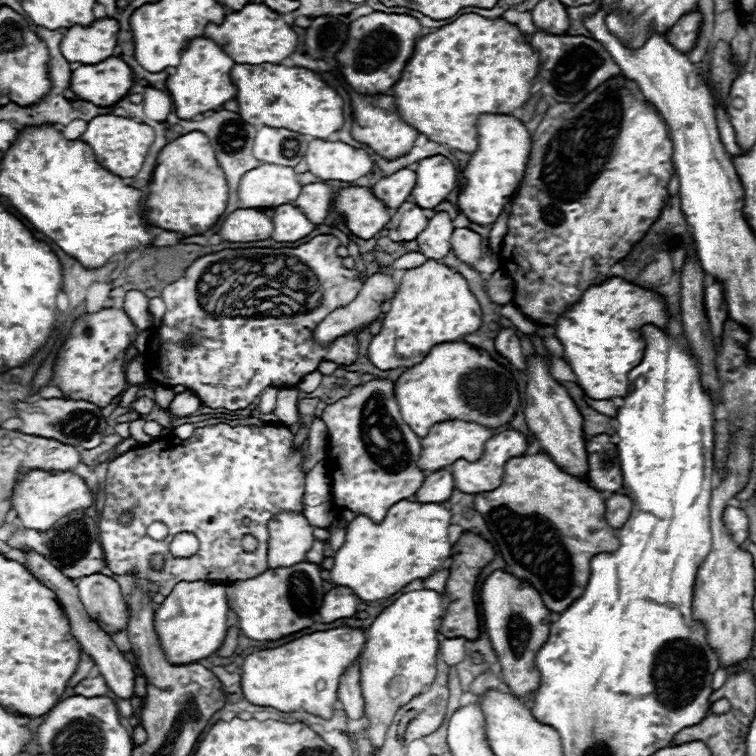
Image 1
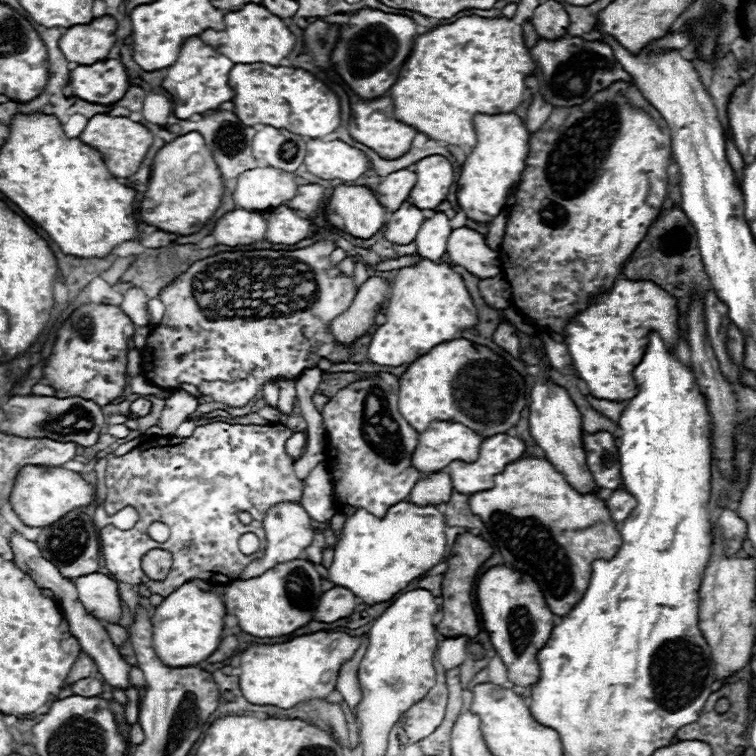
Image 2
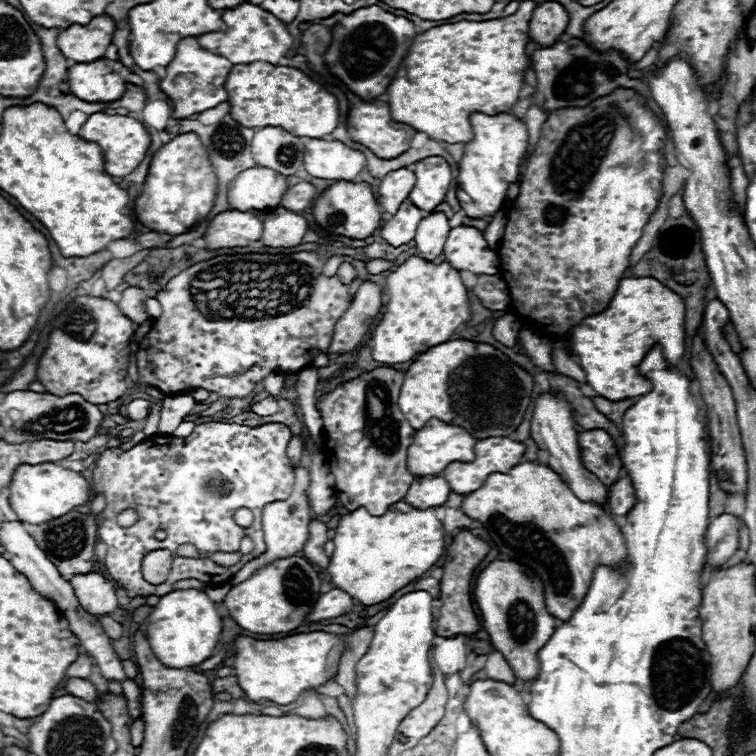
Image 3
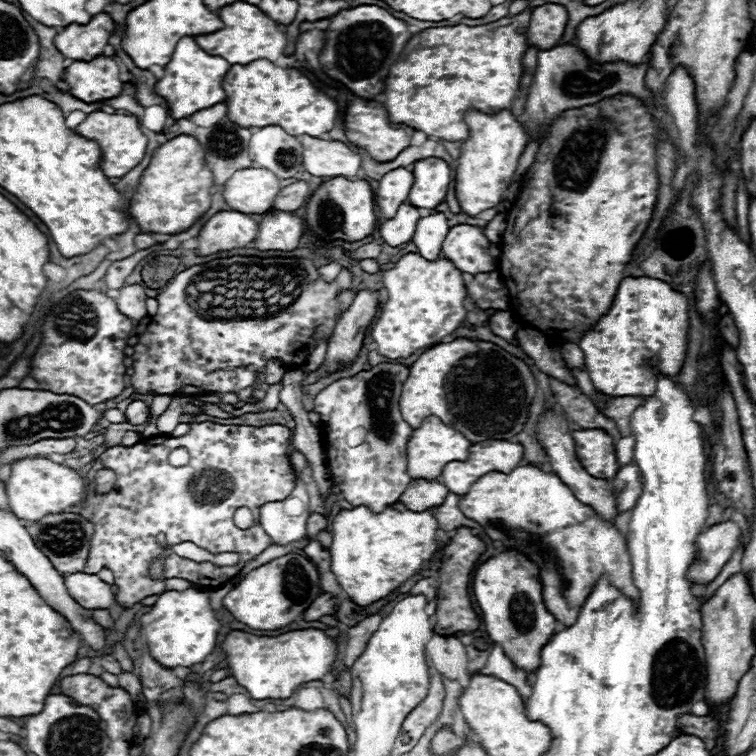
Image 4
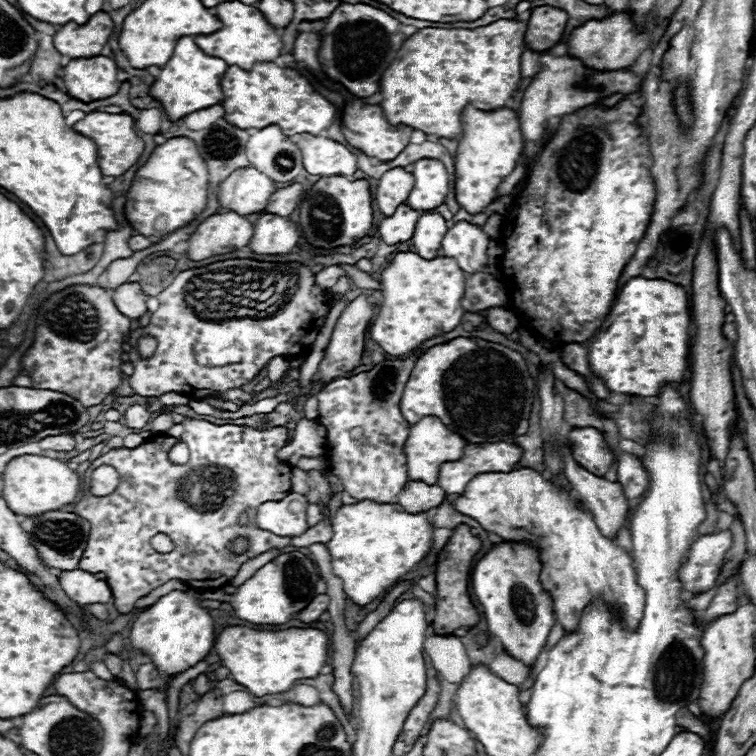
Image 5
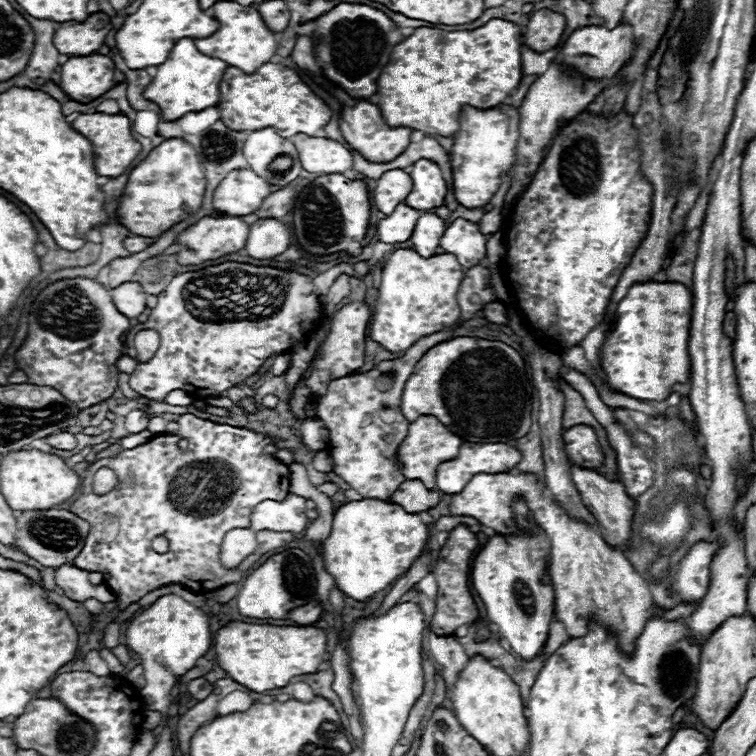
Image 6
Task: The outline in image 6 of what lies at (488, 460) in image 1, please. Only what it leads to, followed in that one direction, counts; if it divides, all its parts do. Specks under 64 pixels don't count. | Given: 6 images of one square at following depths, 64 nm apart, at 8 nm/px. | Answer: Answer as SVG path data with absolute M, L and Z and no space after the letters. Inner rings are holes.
M464 442L460 446L460 456L456 460L446 460L436 470L438 484L436 488L444 494L458 494L462 488L470 482L472 476L486 472L486 474L498 474L508 472L520 462L522 454L520 450L496 442L496 444L474 444Z

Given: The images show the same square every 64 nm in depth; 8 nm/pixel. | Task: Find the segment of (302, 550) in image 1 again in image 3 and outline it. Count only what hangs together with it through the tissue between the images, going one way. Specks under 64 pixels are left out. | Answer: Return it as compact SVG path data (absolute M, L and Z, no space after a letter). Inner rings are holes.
M296 466L294 468L296 472L296 488L294 488L294 494L288 498L288 500L278 500L278 502L272 502L264 508L262 512L262 526L264 526L264 540L266 540L266 552L262 556L258 556L256 560L250 560L248 564L244 564L244 568L240 572L236 572L236 576L232 576L230 584L238 584L238 582L244 582L248 580L254 572L258 572L260 568L276 562L276 560L282 560L282 558L290 558L290 556L298 556L304 548L304 544L308 542L310 538L310 532L308 532L308 526L310 526L310 508L308 508L308 500L306 500L306 486L308 486L308 470L304 466Z

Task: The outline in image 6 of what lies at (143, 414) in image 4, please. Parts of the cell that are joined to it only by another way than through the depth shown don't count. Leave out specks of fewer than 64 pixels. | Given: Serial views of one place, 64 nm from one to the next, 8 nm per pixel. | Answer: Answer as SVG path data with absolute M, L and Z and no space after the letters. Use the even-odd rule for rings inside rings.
M132 410L128 416L126 416L126 430L128 434L138 434L142 430L146 430L146 424L148 424L148 414L144 414L142 410Z

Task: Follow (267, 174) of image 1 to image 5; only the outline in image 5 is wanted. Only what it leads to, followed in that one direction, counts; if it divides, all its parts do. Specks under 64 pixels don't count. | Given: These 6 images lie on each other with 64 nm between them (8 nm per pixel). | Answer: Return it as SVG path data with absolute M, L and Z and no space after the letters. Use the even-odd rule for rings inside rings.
M240 168L240 170L232 172L232 176L228 176L228 180L224 180L224 184L220 184L218 200L230 212L240 212L242 216L248 216L248 214L262 212L268 206L268 200L276 190L278 190L278 184L274 180L270 180L266 174L262 174L260 170Z

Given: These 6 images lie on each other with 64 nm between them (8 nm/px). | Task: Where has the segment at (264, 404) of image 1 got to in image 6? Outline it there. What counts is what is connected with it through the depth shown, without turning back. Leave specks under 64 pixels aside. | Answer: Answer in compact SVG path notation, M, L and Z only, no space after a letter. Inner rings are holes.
M278 354L274 364L272 364L272 368L270 368L270 372L274 376L282 376L288 368L290 368L290 354Z

